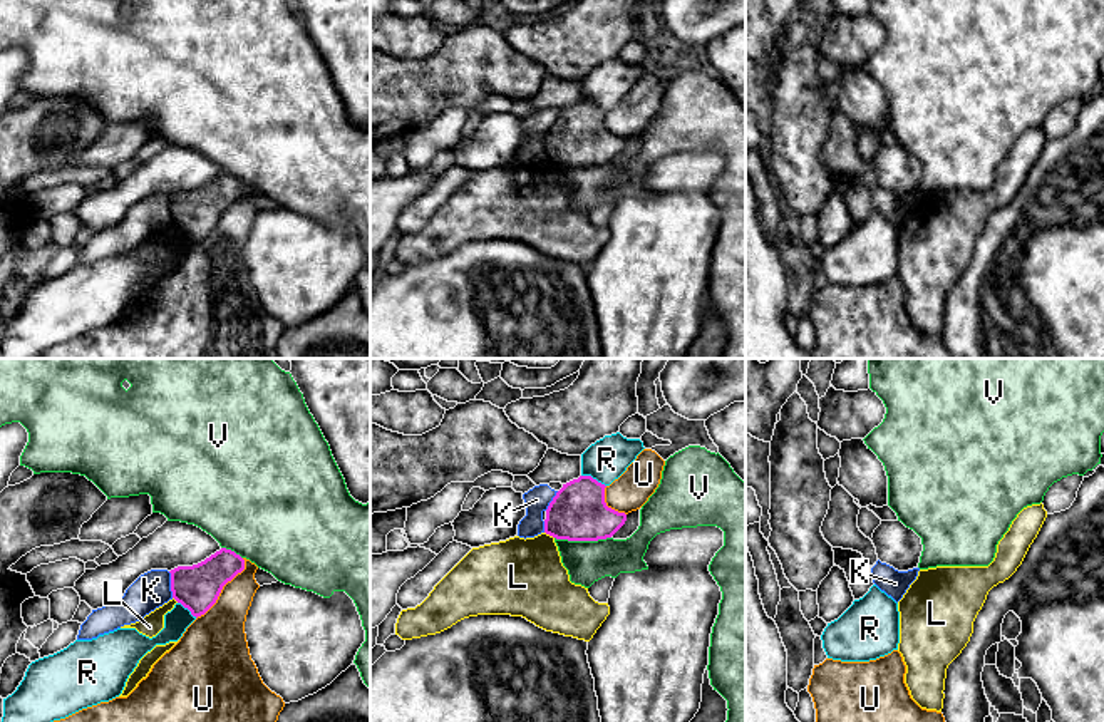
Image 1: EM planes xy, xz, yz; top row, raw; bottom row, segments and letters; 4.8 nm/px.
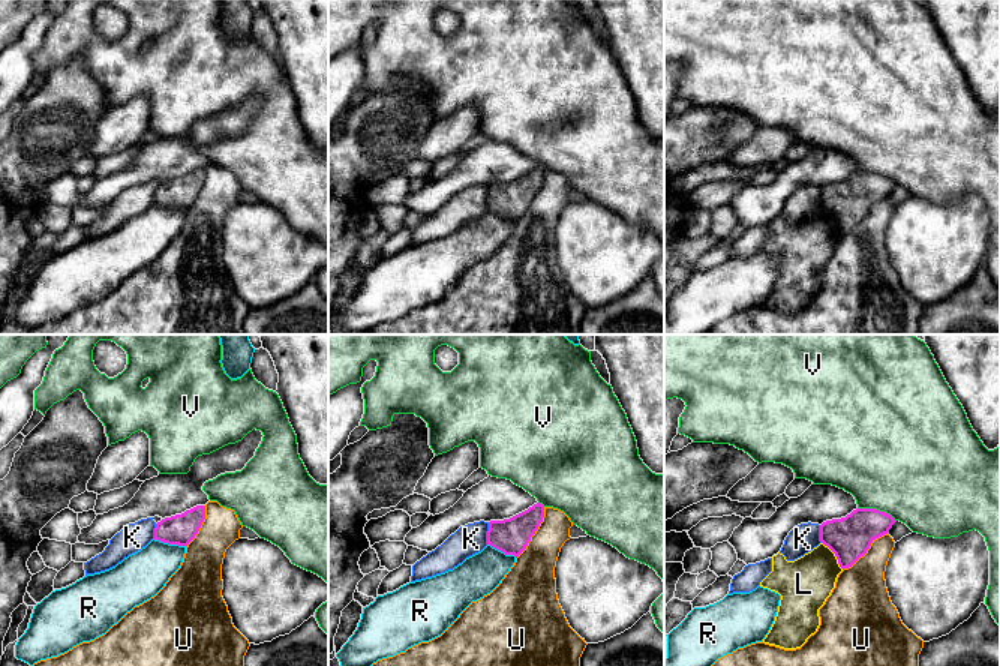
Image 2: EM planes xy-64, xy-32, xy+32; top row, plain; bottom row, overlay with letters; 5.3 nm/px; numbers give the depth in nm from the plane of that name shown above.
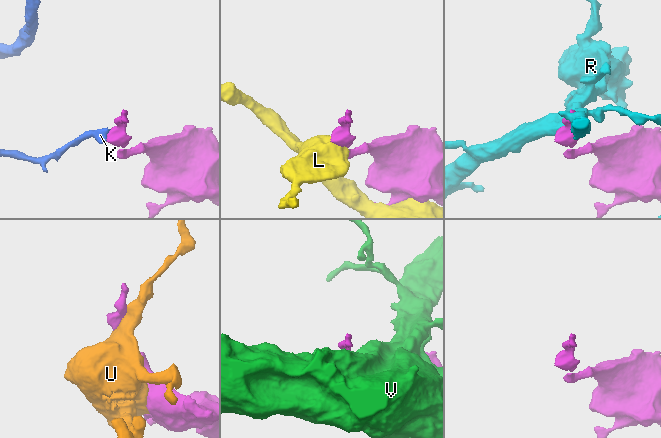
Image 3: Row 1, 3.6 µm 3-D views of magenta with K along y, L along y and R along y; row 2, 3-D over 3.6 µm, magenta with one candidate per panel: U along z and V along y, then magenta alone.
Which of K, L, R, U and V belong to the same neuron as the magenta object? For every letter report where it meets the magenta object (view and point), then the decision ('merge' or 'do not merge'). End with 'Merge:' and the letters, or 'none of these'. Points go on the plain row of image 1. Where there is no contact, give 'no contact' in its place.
K: xy (171, 210) | do not merge
L: xz (550, 159) | do not merge
R: xz (592, 103) | do not merge
U: xy (221, 213) | do not merge
V: xz (583, 165) | do not merge
Merge: none of these

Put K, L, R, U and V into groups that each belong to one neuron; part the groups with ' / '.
K / L / R / U / V

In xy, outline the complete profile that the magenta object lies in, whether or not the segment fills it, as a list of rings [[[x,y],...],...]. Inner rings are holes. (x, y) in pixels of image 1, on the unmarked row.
[[[221,173],[198,189],[169,196],[173,223],[198,243],[216,228],[223,211],[243,194],[245,184]]]

